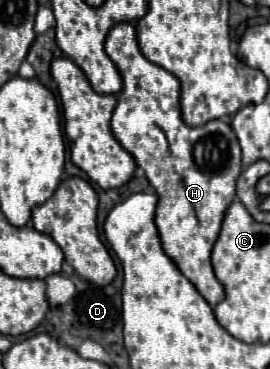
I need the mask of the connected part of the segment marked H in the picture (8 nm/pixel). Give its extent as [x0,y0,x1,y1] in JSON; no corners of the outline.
[105,23,241,305]

